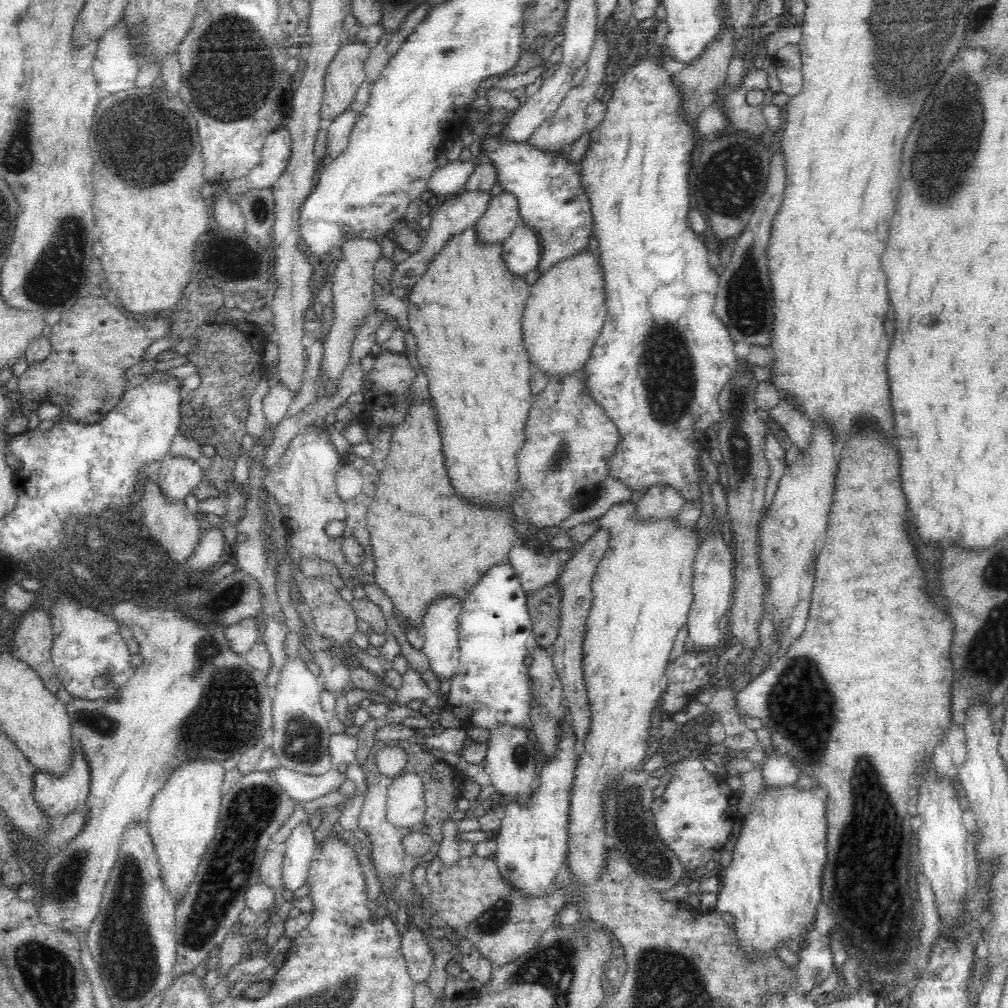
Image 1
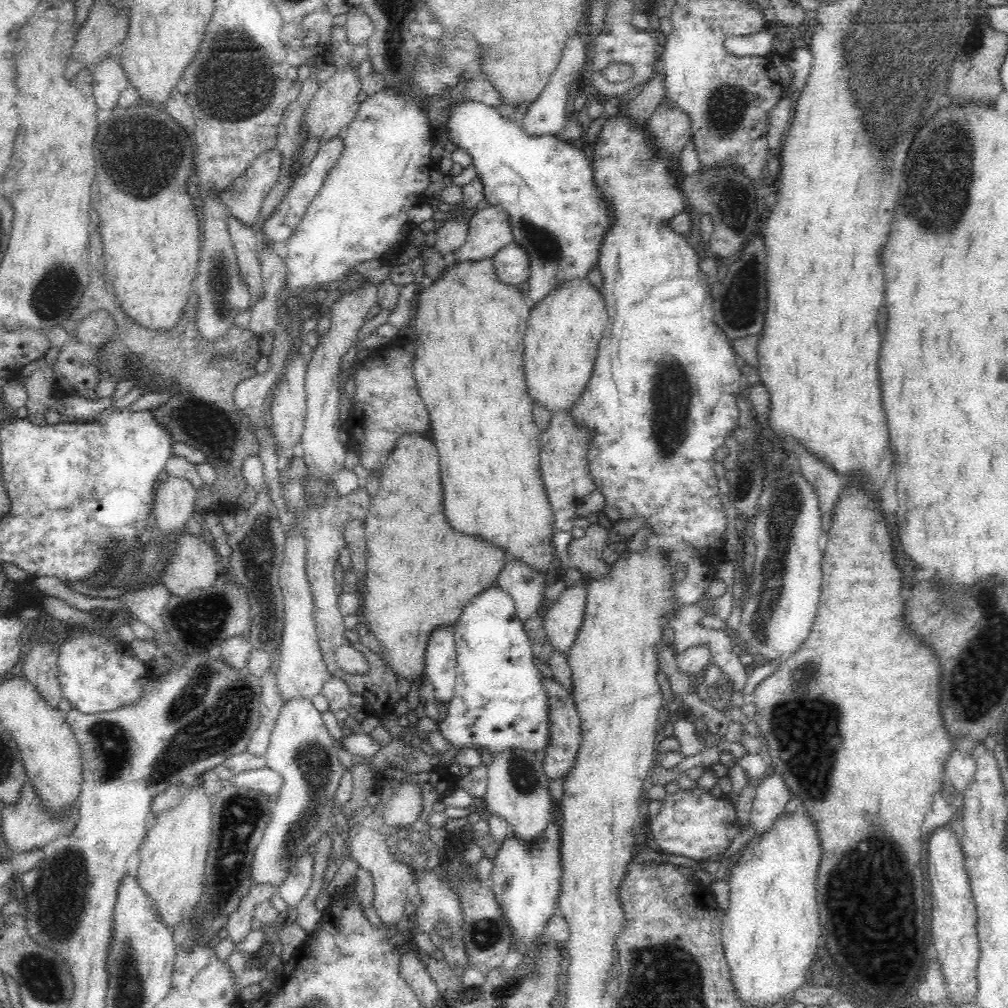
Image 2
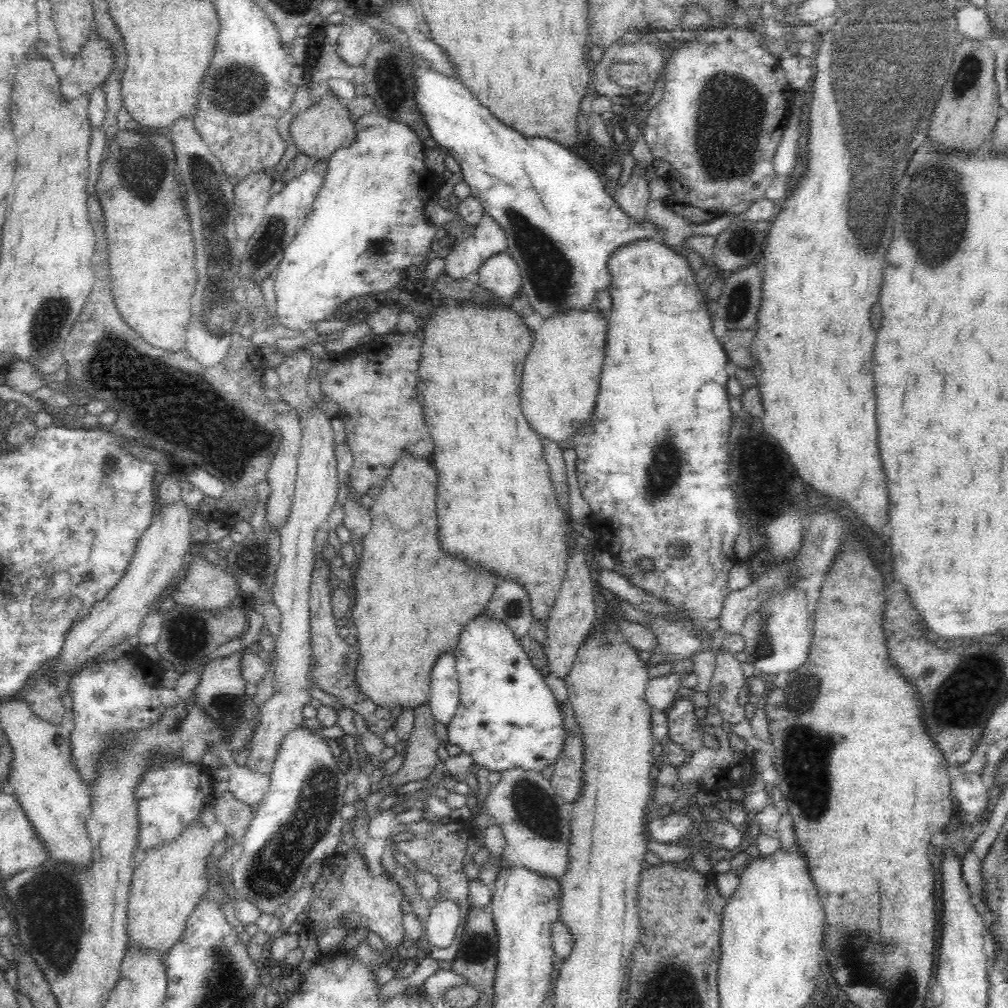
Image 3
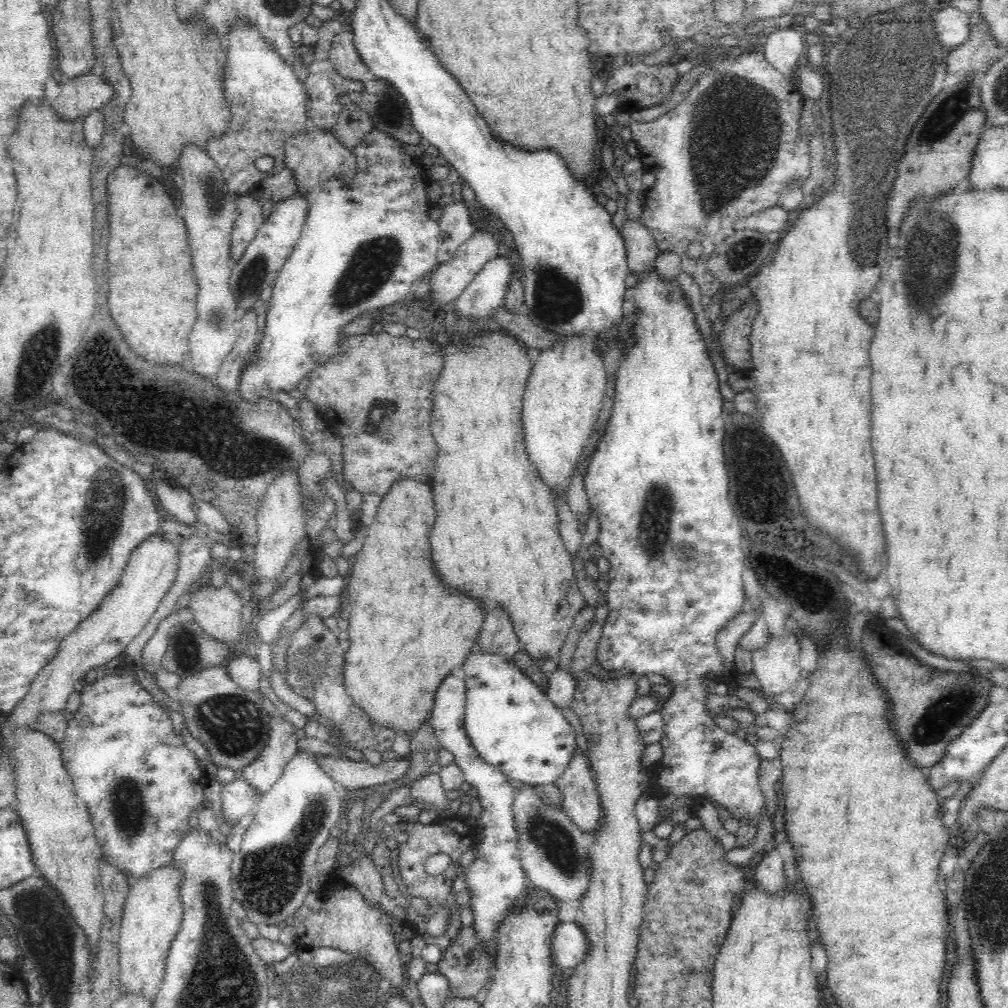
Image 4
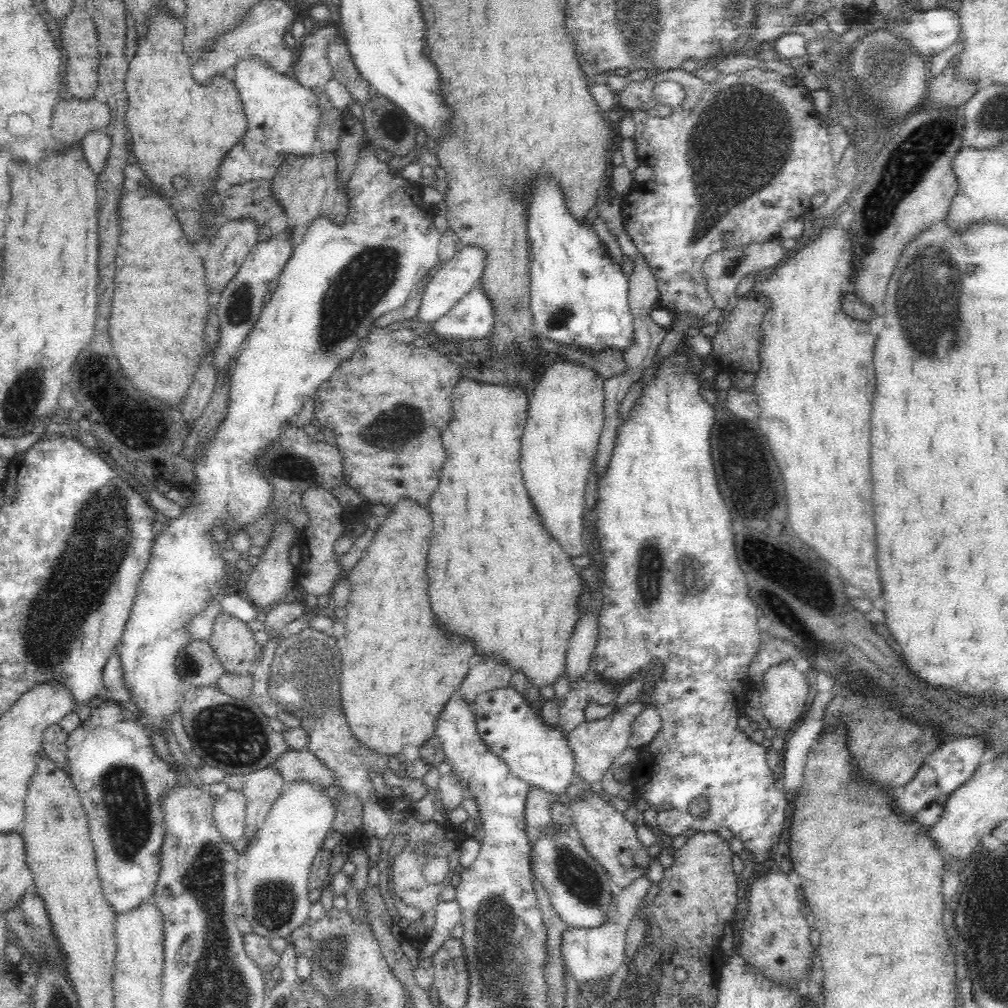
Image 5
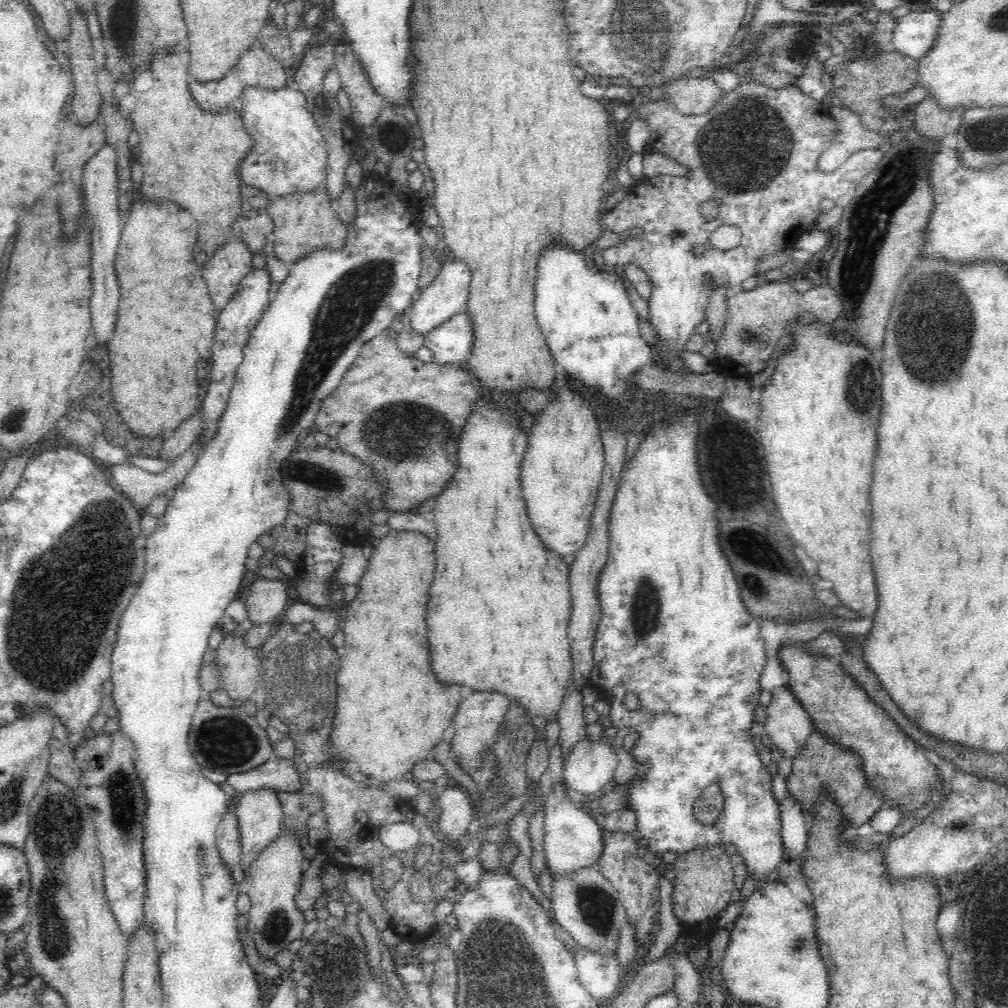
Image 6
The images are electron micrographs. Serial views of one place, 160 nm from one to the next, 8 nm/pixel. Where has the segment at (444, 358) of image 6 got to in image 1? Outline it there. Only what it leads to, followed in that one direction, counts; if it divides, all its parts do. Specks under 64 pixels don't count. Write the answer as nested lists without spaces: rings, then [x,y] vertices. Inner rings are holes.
[[[520,224],[512,231],[512,236],[502,245],[502,259],[508,271],[524,277],[538,266],[541,245],[536,231],[528,225]]]

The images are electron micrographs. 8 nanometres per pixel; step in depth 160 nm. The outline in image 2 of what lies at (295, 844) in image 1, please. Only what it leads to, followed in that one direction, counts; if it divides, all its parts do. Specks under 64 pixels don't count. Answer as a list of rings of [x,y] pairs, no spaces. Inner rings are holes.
[[[309,853],[301,856],[291,868],[286,880],[279,886],[278,894],[287,905],[287,910],[299,905],[303,896],[308,892],[313,879],[314,857]]]

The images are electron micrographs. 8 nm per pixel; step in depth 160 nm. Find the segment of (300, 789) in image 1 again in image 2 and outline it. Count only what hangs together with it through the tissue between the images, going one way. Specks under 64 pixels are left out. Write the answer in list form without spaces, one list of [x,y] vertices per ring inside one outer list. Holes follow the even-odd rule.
[[[266,766],[236,772],[230,776],[228,784],[234,785],[235,788],[264,792],[267,796],[276,796],[282,786],[282,777]]]

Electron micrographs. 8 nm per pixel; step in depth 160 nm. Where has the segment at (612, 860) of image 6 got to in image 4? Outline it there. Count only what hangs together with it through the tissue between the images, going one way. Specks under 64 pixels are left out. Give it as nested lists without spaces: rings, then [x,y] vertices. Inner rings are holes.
[[[579,749],[555,784],[562,793],[562,811],[582,832],[594,838],[601,827],[604,808],[587,758]]]

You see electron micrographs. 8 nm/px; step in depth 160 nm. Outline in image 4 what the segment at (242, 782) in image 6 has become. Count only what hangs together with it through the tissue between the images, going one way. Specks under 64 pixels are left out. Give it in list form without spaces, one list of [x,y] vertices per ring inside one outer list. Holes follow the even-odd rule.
[[[314,755],[318,767],[346,791],[377,786],[402,778],[409,769],[408,759],[401,757],[371,765],[367,761],[355,762],[344,756]]]

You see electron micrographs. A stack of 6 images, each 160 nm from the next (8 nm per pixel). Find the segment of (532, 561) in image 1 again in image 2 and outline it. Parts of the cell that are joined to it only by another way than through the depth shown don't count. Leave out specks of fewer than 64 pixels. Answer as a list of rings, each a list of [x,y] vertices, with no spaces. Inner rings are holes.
[[[508,559],[495,583],[514,601],[514,613],[523,624],[539,609],[546,588],[547,573],[540,573],[522,561]]]

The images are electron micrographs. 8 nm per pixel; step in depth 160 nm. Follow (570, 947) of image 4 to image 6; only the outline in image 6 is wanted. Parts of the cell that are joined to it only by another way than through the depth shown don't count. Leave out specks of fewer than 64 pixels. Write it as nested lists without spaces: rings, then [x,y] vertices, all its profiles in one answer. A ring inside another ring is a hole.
[[[578,947],[573,955],[577,977],[586,992],[598,1001],[614,998],[621,987],[616,954],[608,958]]]

